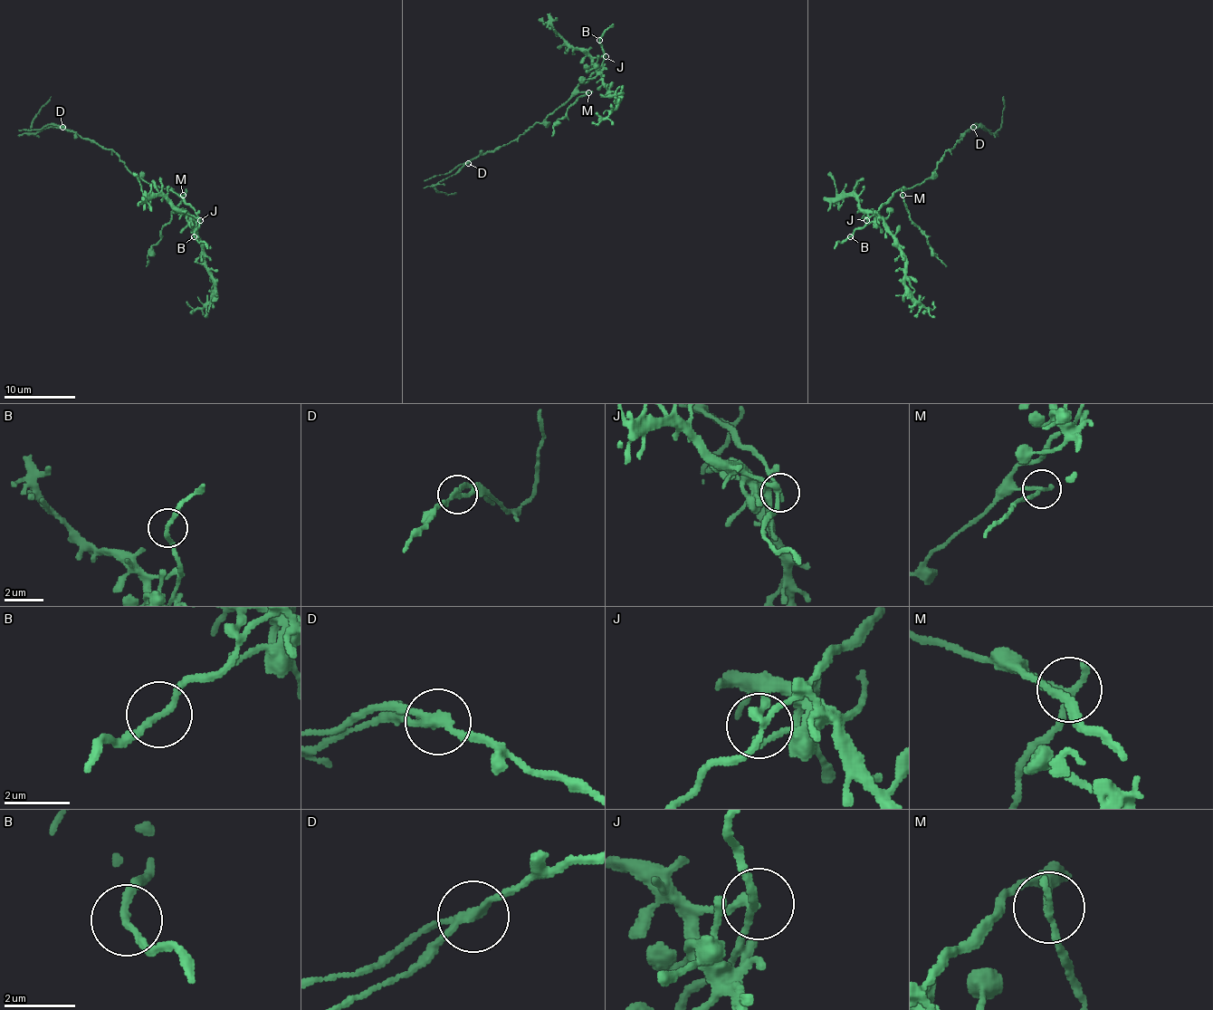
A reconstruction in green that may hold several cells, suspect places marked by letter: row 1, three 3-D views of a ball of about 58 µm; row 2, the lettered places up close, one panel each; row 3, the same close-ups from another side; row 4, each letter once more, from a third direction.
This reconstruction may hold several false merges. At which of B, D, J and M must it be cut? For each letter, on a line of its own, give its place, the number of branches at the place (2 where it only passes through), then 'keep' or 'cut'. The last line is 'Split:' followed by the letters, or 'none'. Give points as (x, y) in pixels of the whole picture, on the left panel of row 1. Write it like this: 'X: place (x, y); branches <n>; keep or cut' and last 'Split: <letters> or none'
B: place (194, 236); branches 2; keep
D: place (62, 127); branches 3; cut
J: place (200, 220); branches 3; keep
M: place (183, 195); branches 2; cut
Split: D, M

